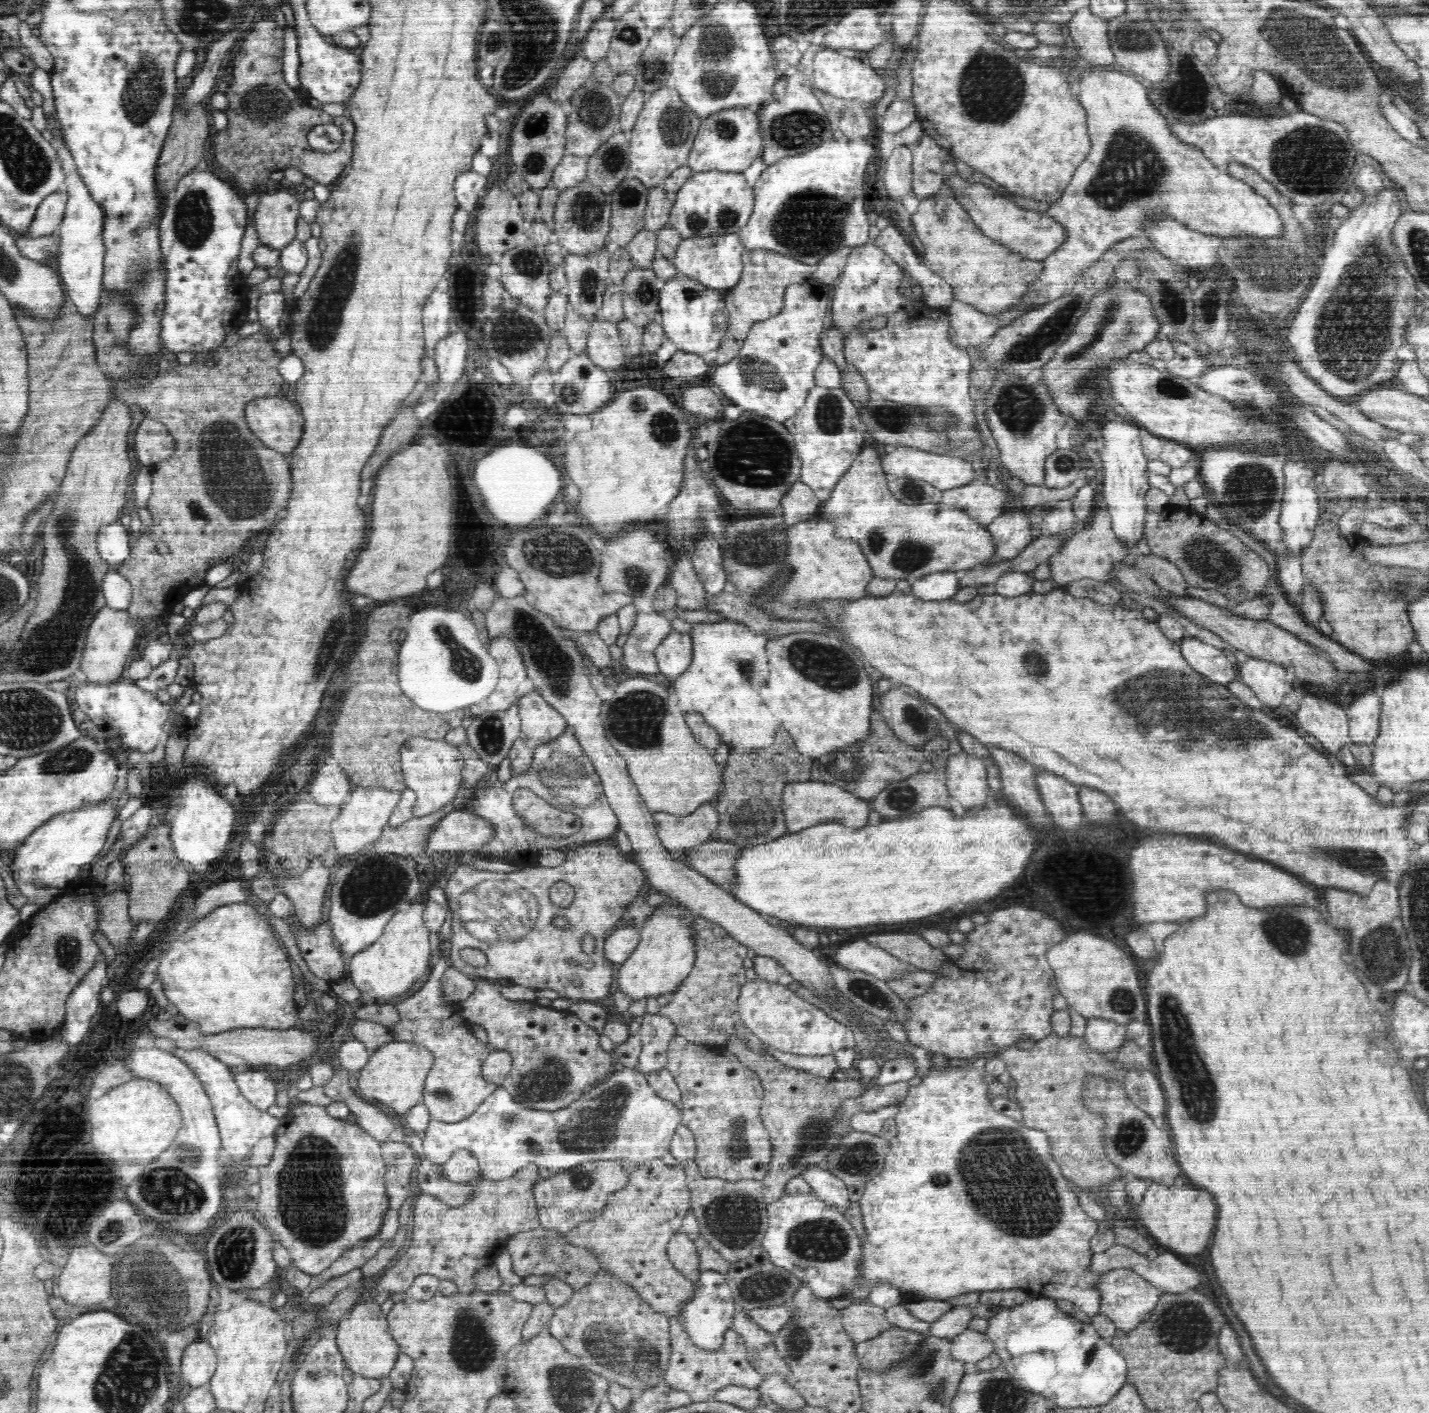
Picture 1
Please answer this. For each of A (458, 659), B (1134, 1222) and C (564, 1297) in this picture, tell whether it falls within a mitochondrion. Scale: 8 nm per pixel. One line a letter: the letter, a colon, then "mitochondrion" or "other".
A: mitochondrion
B: other
C: other

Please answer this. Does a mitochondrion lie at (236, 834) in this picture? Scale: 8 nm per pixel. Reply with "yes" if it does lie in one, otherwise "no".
no

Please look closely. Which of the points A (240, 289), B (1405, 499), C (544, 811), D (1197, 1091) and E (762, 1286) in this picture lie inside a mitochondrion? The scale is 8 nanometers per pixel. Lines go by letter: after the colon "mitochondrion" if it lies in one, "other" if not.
A: other
B: other
C: mitochondrion
D: mitochondrion
E: mitochondrion

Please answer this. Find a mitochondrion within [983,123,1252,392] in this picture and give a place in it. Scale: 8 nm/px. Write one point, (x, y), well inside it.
(1131, 171)

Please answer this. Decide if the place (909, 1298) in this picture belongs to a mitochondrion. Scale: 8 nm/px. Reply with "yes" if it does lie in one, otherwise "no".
no

